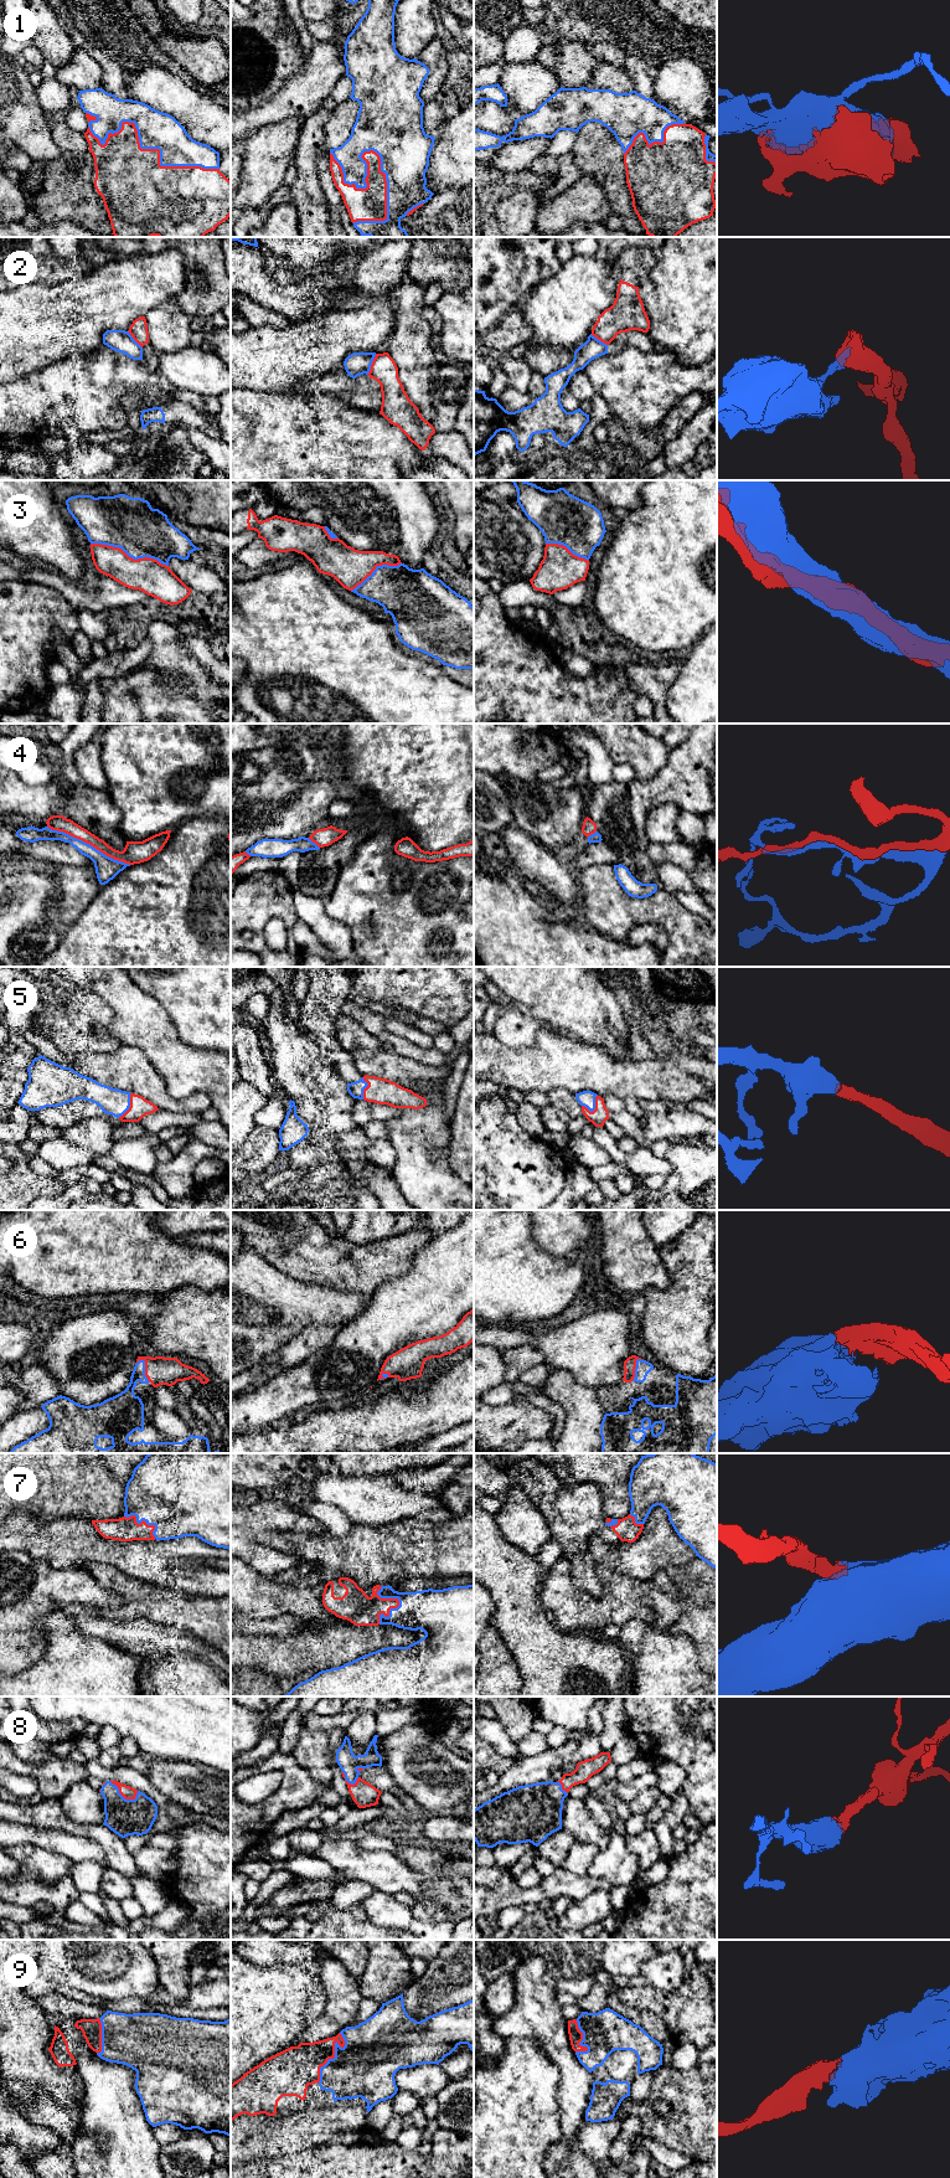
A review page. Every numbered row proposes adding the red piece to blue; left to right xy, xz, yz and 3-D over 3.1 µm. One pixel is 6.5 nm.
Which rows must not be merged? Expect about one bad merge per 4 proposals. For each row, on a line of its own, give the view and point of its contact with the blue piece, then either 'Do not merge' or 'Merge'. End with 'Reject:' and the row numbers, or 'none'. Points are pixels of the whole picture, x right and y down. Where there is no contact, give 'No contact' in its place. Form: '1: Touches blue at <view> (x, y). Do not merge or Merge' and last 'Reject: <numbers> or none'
1: Touches blue at xz (361, 155). Merge
2: Touches blue at xz (371, 364). Do not merge
3: Touches blue at xy (129, 556). Do not merge
4: Touches blue at xy (88, 844). Do not merge
5: Touches blue at yz (594, 1108). Merge
6: Touches blue at xy (144, 1369). Merge
7: Touches blue at xz (399, 1604). Merge
8: Touches blue at xy (120, 1795). Merge
9: Touches blue at xz (335, 2054). Merge
Reject: 2, 3, 4

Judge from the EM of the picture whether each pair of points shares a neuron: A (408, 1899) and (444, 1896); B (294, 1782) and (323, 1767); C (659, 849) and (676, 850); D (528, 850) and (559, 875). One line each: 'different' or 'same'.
A: different
B: different
C: same
D: same

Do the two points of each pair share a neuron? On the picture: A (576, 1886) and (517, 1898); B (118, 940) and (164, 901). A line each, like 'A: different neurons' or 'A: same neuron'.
A: same neuron
B: same neuron

